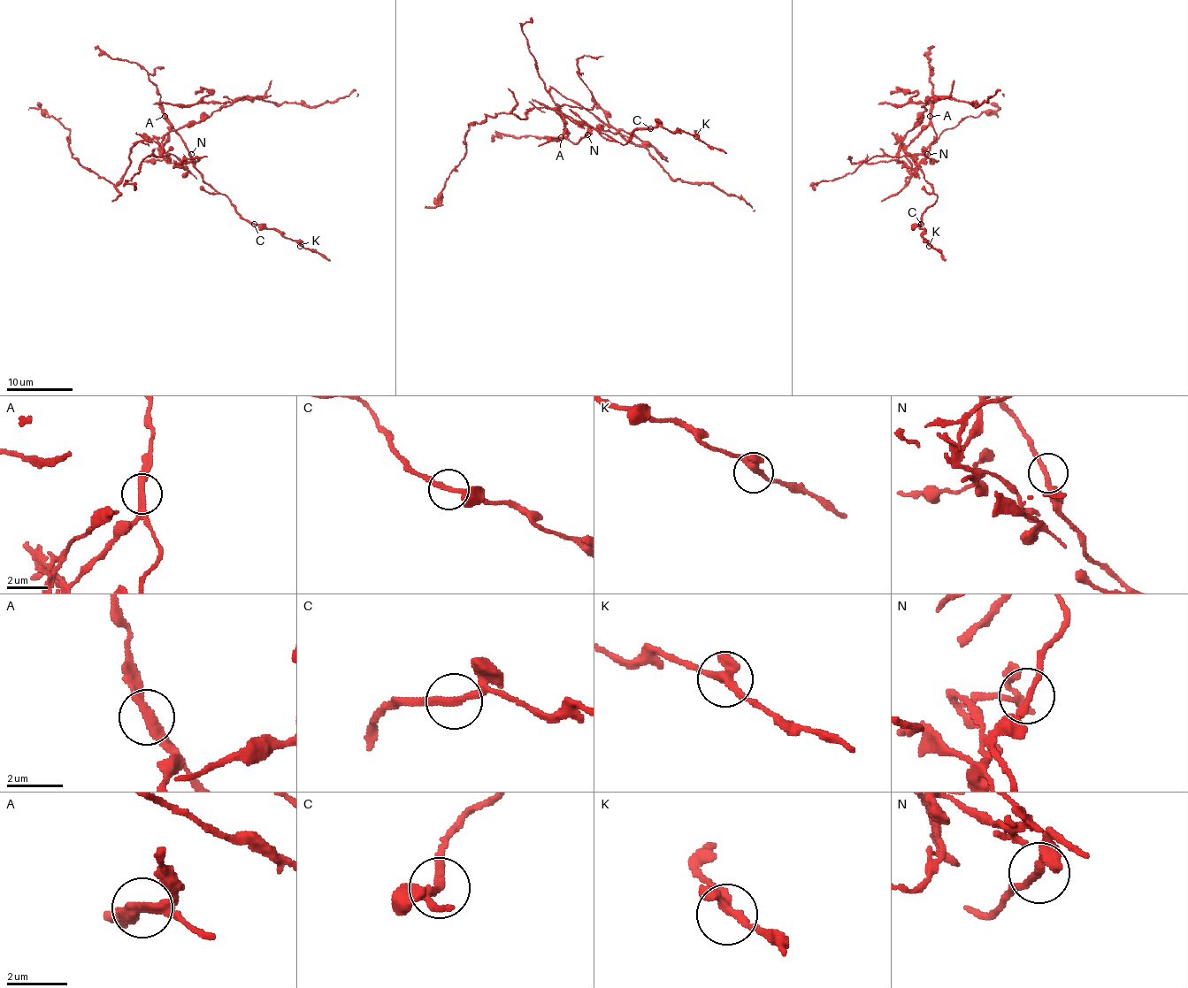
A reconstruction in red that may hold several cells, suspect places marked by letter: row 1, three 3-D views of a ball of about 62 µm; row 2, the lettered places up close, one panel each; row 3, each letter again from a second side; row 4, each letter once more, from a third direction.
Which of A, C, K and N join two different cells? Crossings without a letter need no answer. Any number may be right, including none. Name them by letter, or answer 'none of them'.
A

